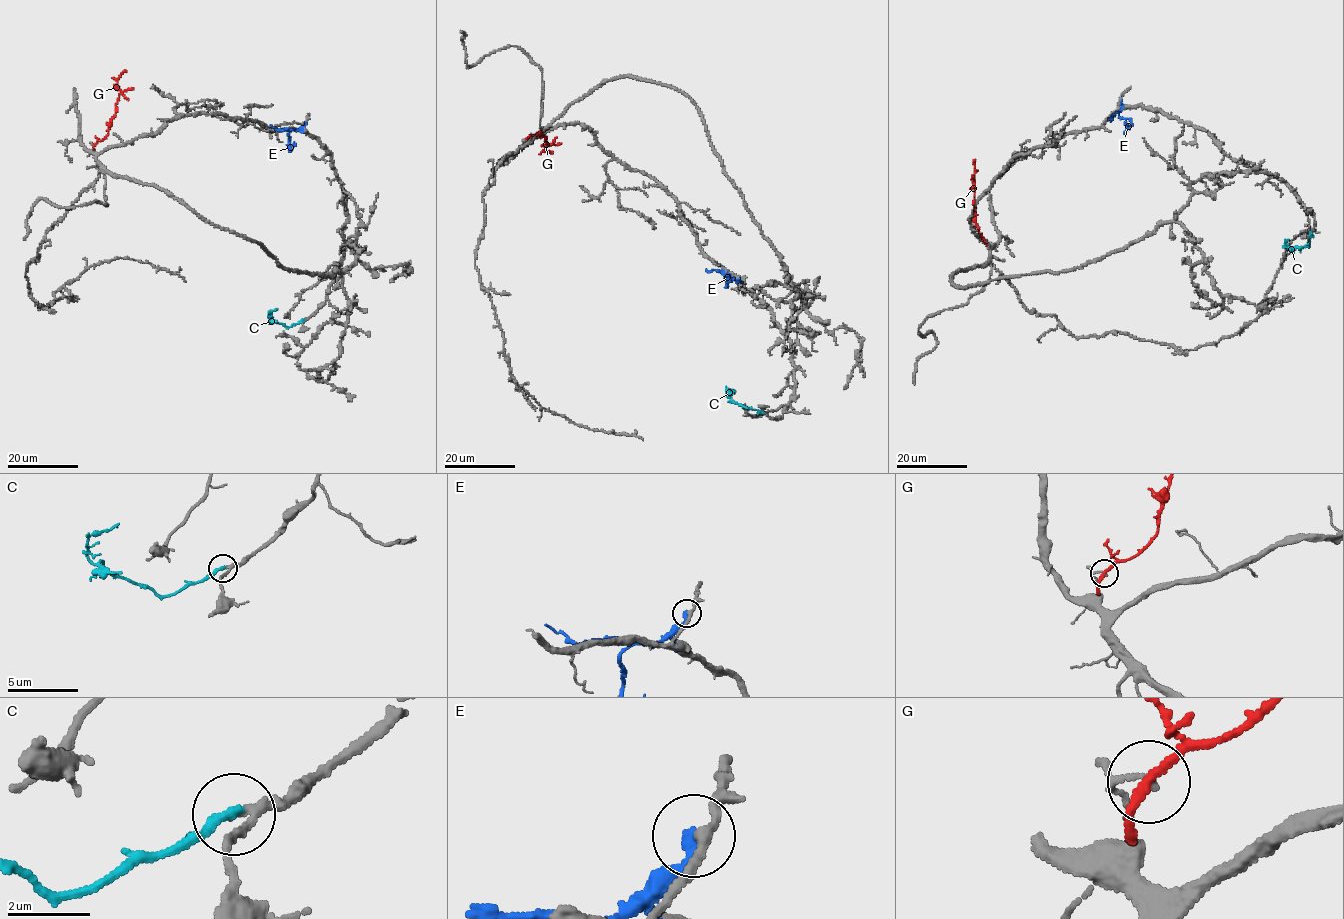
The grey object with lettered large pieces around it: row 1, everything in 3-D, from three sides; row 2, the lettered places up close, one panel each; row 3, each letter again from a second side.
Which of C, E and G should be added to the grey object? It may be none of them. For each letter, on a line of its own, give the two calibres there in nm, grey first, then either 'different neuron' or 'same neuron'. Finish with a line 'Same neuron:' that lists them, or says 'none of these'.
C: 200 nm thick on the grey side, 180 nm on the other; same neuron
E: 200 nm thick on the grey side, 300 nm on the other; different neuron
G: 90 nm thick on the grey side, 200 nm on the other; different neuron
Same neuron: C

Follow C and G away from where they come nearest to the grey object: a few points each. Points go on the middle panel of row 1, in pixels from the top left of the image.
C: (761, 412), (735, 403), (726, 395), (726, 389), (734, 393)
G: (527, 137), (540, 134), (548, 144), (544, 150), (551, 153)

